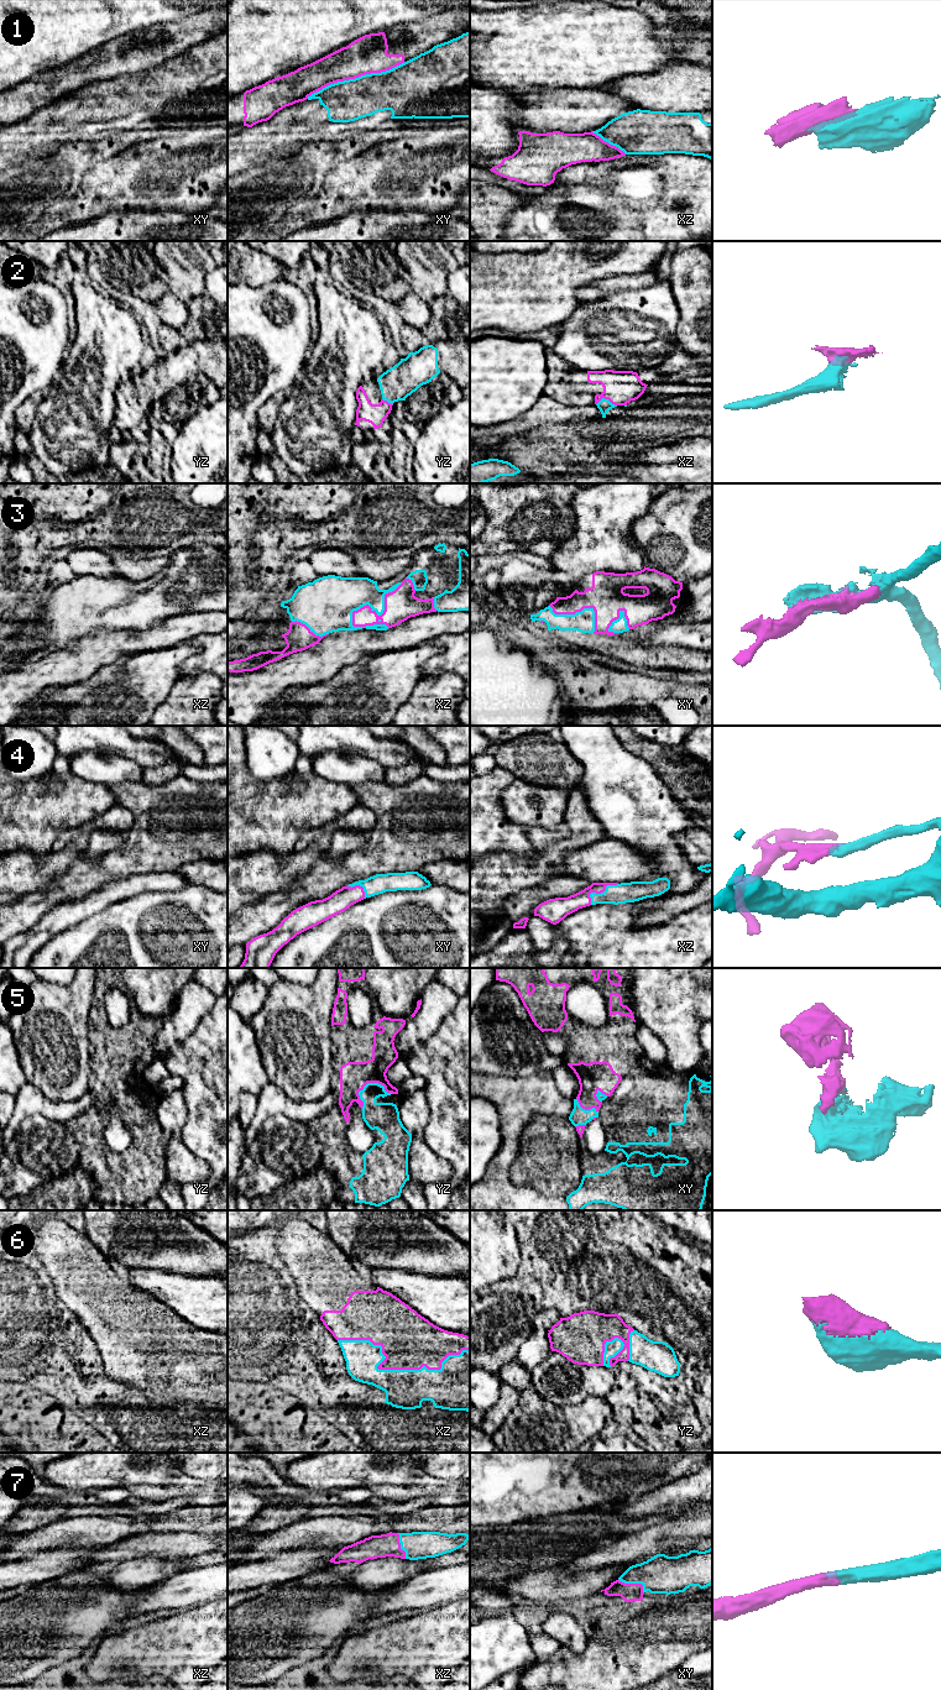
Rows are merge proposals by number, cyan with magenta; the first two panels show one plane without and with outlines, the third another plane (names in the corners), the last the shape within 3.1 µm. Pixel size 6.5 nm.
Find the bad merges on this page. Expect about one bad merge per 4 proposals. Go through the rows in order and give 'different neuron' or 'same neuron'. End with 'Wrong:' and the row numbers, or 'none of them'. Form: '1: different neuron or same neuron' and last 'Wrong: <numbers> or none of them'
1: different neuron
2: same neuron
3: same neuron
4: same neuron
5: same neuron
6: same neuron
7: same neuron
Wrong: 1

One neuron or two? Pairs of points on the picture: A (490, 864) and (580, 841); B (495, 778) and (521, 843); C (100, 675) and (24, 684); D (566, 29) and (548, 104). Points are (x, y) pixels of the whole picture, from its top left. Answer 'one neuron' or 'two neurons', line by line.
A: one neuron
B: one neuron
C: two neurons
D: two neurons

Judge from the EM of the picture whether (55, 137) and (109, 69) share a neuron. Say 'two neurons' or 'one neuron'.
two neurons

